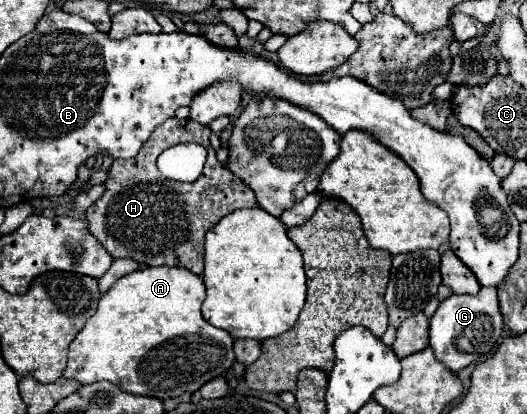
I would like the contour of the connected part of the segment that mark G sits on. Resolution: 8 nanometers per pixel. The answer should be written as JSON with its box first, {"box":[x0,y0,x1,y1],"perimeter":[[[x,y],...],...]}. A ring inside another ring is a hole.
{"box":[428,288,502,372],"perimeter":[[[482,288],[476,296],[452,294],[450,298],[446,298],[430,318],[428,340],[438,362],[442,362],[450,372],[458,372],[478,360],[482,354],[488,354],[496,346],[500,332],[502,314],[498,308],[496,288]]]}

